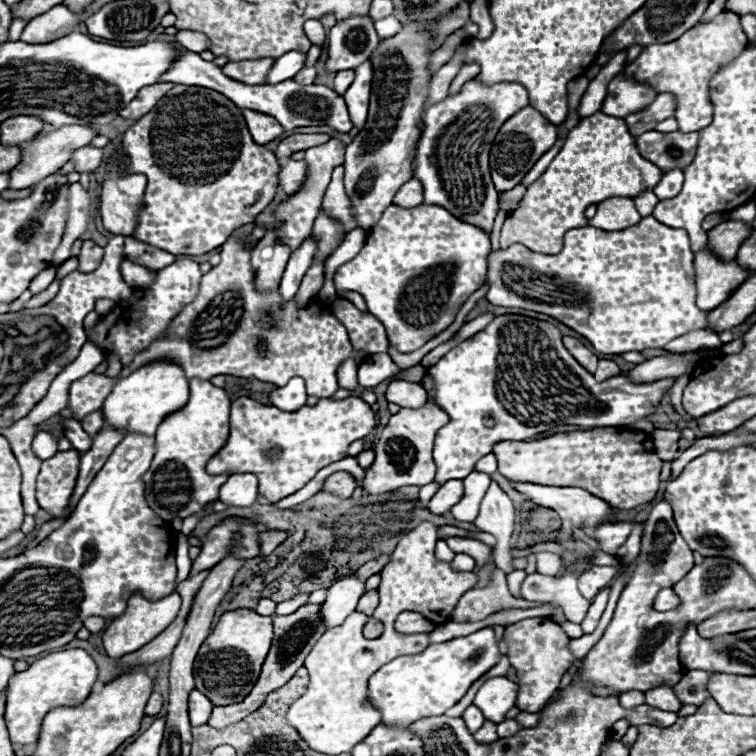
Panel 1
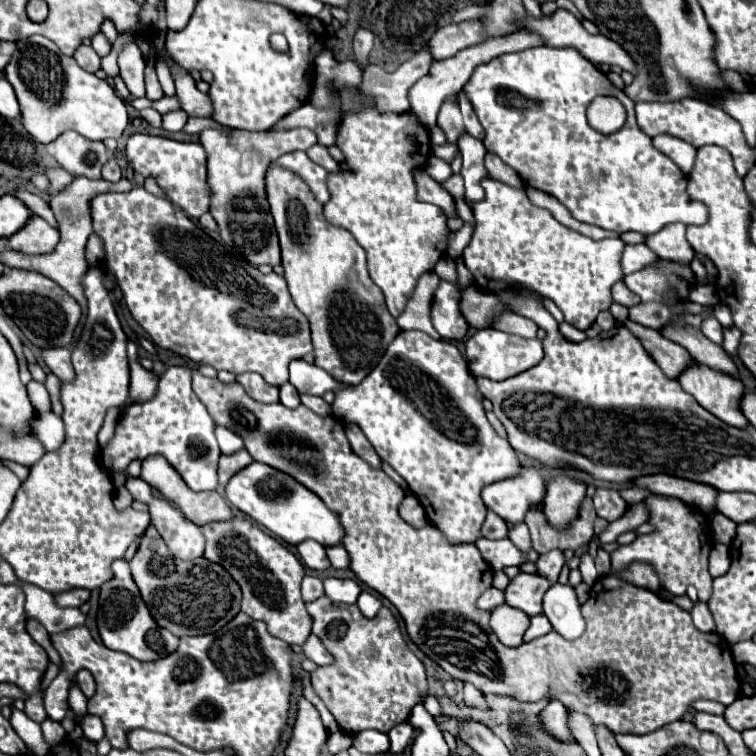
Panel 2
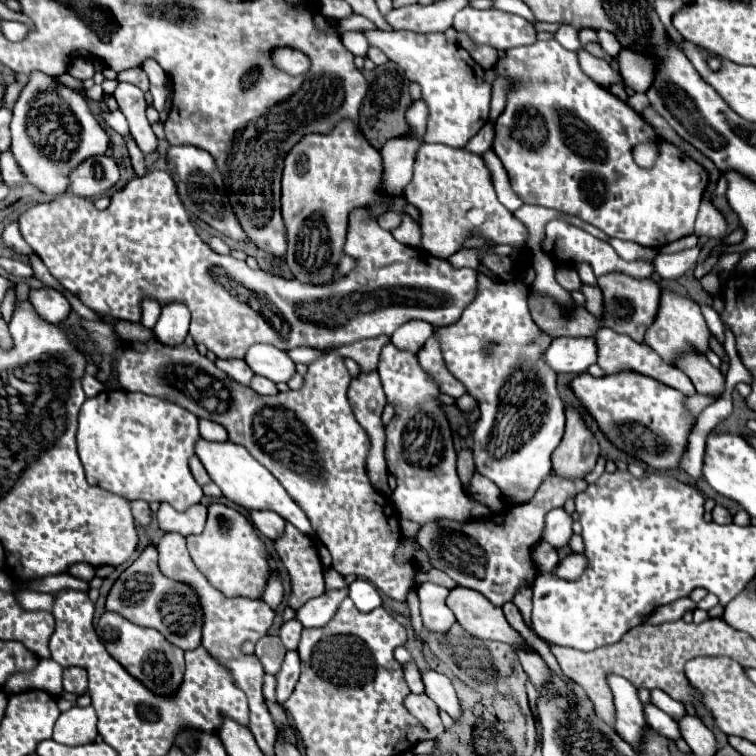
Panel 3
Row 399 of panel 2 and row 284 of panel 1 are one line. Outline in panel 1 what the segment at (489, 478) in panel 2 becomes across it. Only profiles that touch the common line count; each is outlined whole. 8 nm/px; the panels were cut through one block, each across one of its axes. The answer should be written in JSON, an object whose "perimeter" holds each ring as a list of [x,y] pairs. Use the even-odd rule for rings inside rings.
{"perimeter":[[[392,204],[384,210],[380,222],[368,232],[368,240],[360,254],[336,270],[334,284],[336,290],[360,292],[366,300],[368,312],[382,320],[388,332],[390,346],[394,346],[398,352],[408,354],[424,346],[442,330],[446,330],[454,322],[460,306],[468,300],[468,296],[484,284],[488,252],[488,234],[472,224],[454,218],[444,208],[426,204],[414,208],[400,208]]]}

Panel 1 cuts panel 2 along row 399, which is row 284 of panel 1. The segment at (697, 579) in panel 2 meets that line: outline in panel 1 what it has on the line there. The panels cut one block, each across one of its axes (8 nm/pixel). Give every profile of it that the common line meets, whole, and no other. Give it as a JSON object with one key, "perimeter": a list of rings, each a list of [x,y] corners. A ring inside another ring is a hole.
{"perimeter":[[[230,238],[222,244],[222,260],[200,278],[200,290],[194,302],[182,308],[162,338],[134,354],[130,366],[124,366],[116,378],[90,372],[70,384],[68,408],[74,412],[76,420],[100,410],[118,378],[126,378],[136,368],[158,360],[176,362],[184,368],[188,380],[210,380],[218,374],[232,374],[284,386],[290,378],[300,376],[306,382],[308,396],[330,398],[336,392],[336,370],[352,354],[346,328],[328,312],[328,308],[312,314],[306,308],[296,310],[296,300],[282,304],[278,292],[256,292],[252,284],[254,272],[250,272],[252,248],[246,248],[246,242],[248,238]],[[260,340],[268,340],[266,356],[258,354],[256,346]]]}

